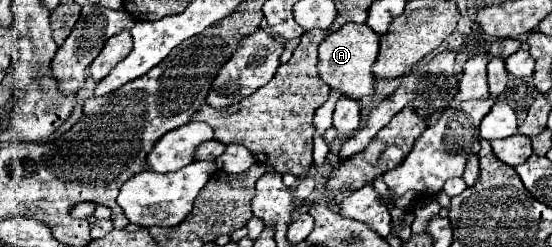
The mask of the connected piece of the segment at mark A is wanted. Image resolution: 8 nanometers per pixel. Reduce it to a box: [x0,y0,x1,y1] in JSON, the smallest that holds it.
[319,23,379,99]

